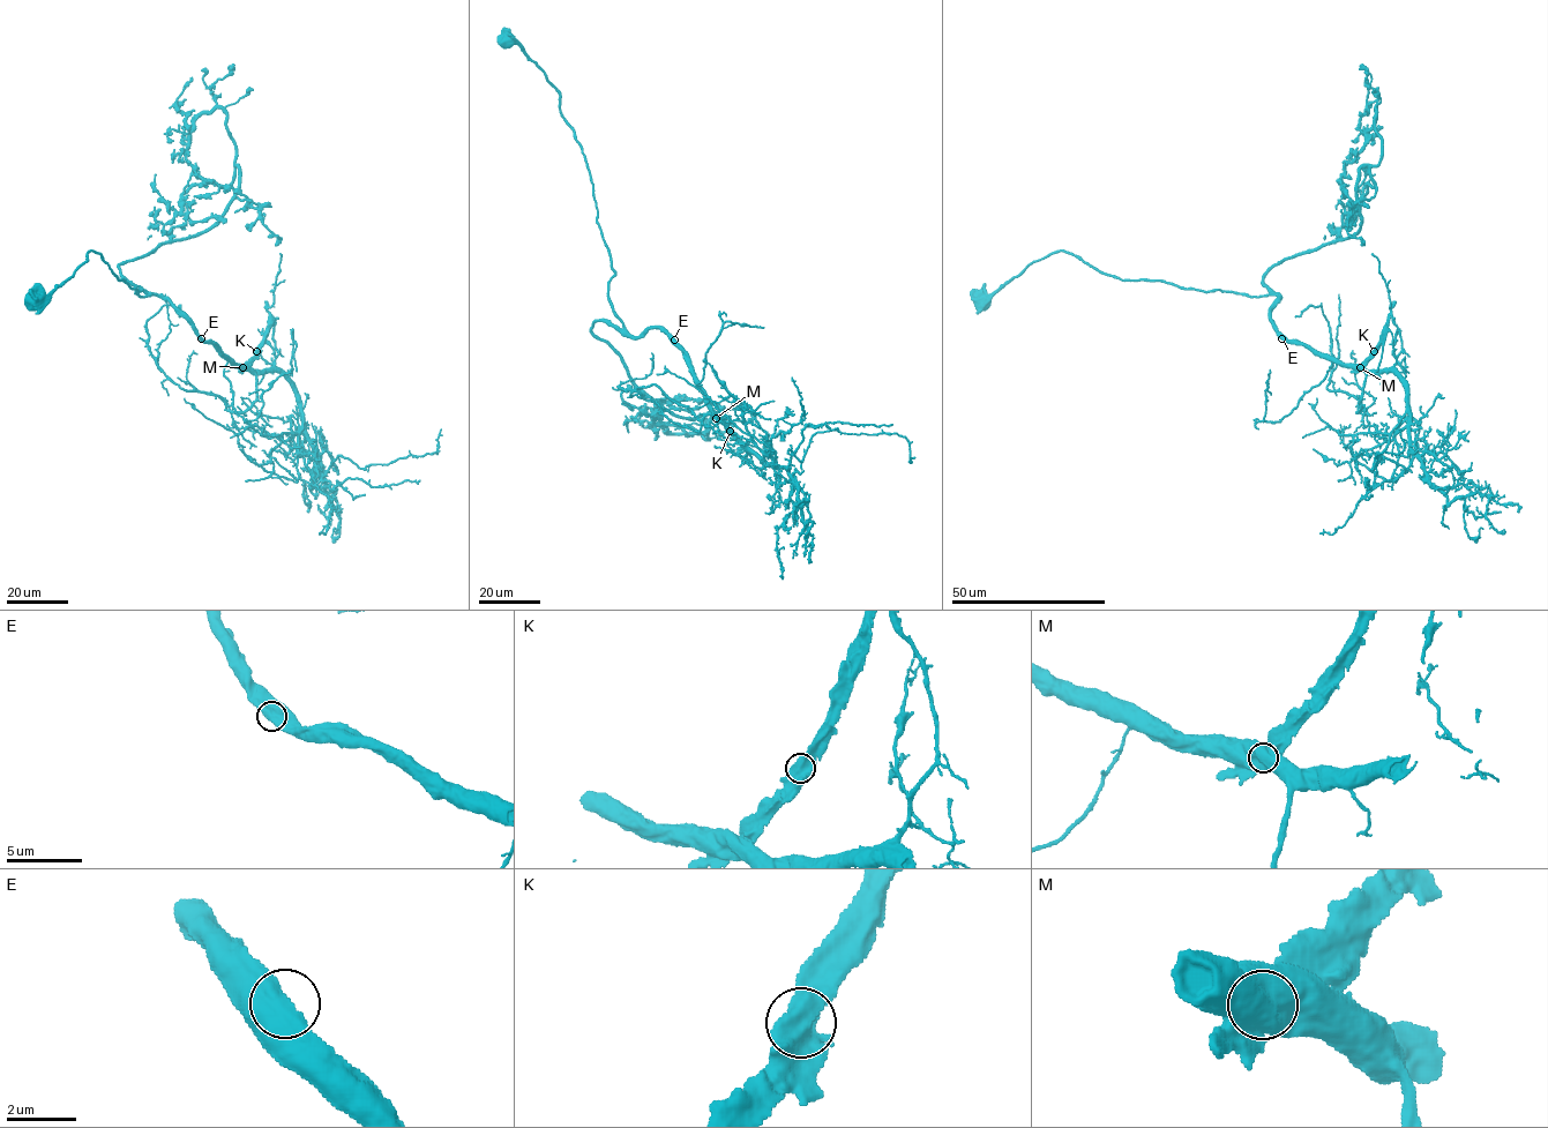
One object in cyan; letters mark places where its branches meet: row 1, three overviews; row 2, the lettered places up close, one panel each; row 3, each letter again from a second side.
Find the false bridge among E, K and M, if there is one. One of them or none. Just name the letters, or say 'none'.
M

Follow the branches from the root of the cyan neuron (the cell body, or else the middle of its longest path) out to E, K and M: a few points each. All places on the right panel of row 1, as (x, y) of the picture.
E: (982, 299), (1031, 263), (1066, 251), (1121, 279), (1276, 294), (1279, 299), (1270, 320), (1281, 338)
K: (982, 299), (1031, 263), (1066, 251), (1121, 279), (1276, 294), (1270, 320), (1288, 341), (1360, 365), (1374, 351)
M: (982, 299), (1031, 263), (1066, 251), (1121, 279), (1276, 294), (1279, 299), (1270, 320), (1288, 341), (1360, 367)

